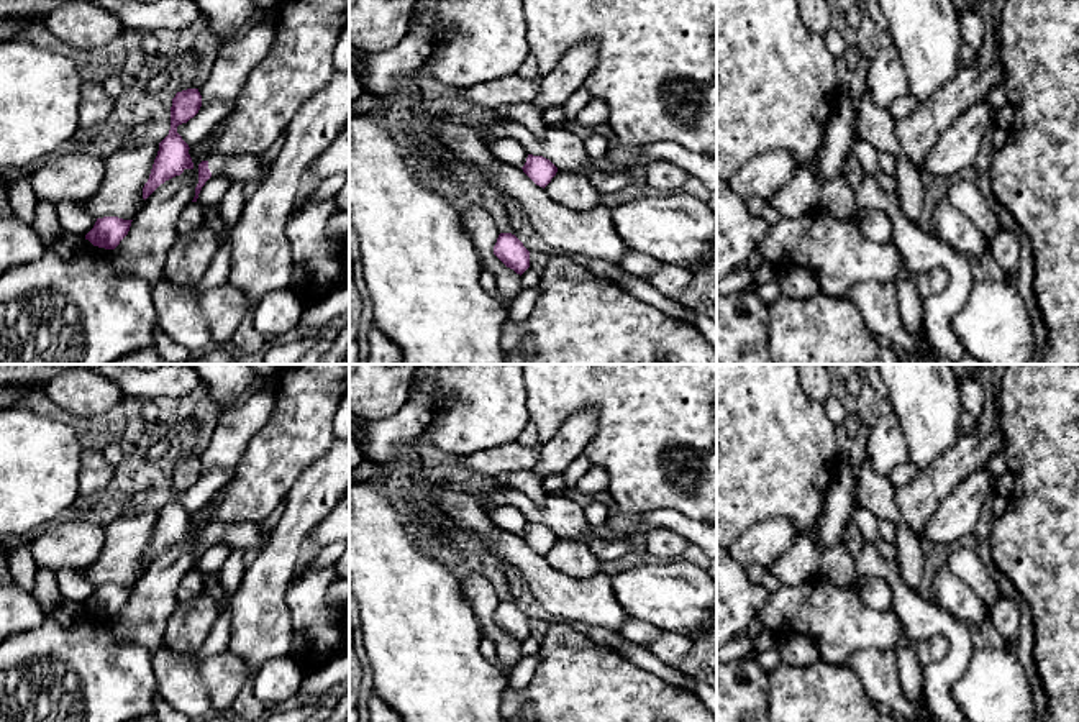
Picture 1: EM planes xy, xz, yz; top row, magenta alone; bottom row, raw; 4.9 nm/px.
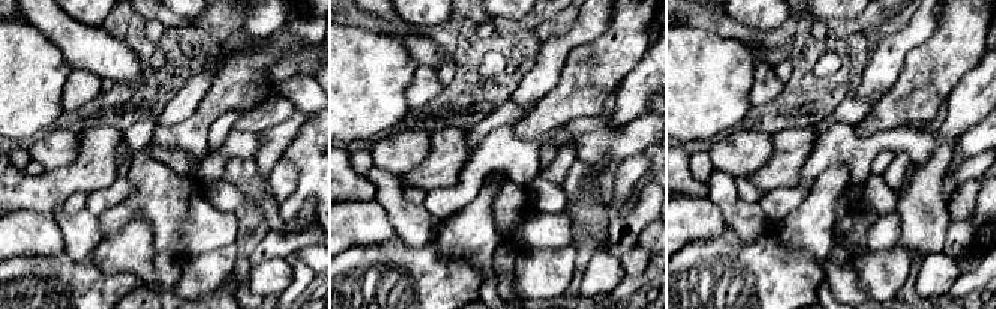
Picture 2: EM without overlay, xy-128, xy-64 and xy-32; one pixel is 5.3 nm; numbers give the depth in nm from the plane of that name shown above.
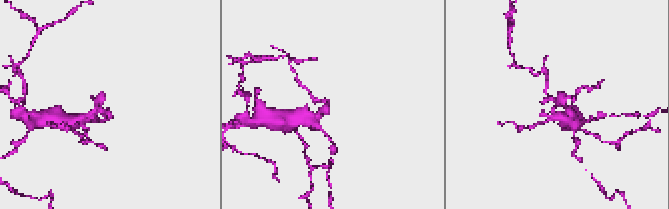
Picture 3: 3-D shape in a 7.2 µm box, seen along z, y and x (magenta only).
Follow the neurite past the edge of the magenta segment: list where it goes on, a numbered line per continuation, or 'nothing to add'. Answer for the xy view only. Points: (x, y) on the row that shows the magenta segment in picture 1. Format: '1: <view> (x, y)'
1: xy (246, 168)

